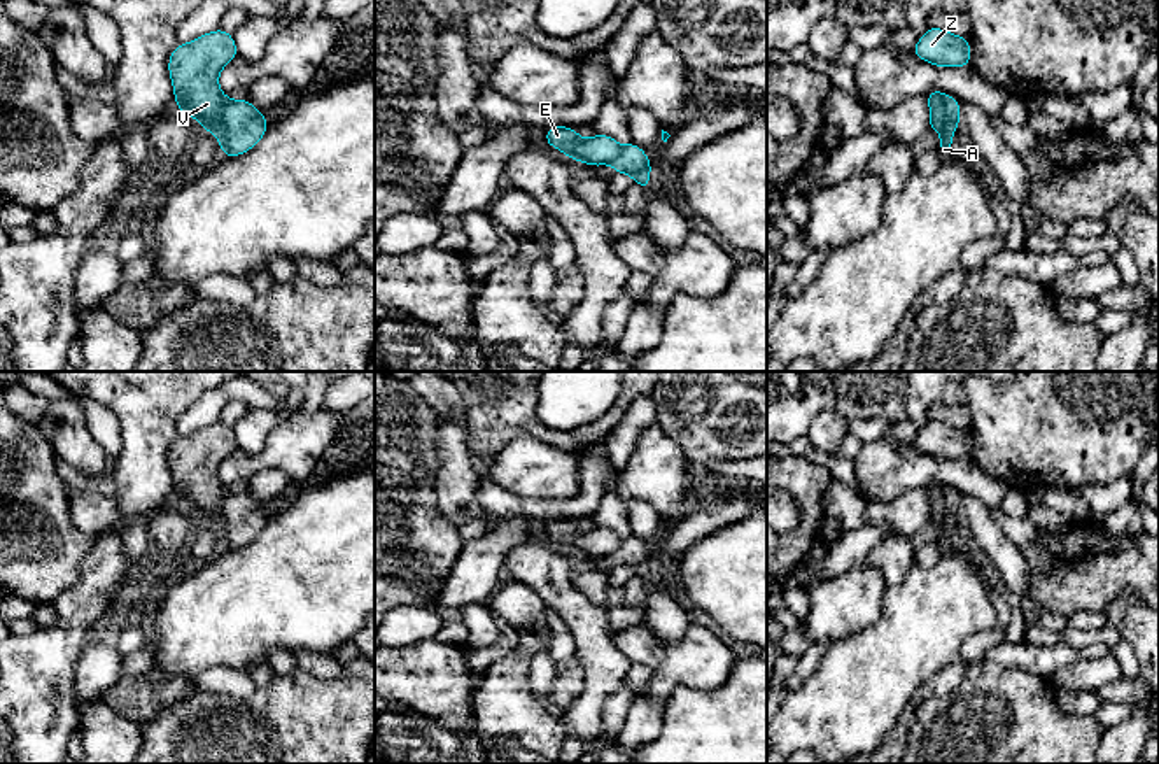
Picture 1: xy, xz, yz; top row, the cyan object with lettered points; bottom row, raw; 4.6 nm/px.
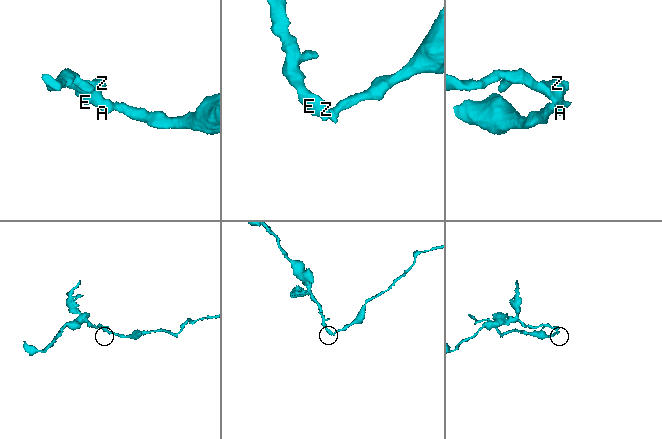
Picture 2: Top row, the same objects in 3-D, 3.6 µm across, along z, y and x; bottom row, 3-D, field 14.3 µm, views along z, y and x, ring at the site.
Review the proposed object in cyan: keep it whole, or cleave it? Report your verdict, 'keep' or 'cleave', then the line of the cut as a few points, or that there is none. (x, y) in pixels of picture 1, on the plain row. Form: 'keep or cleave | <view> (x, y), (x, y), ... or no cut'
cleave | xy (226, 491), (223, 526), (219, 530)

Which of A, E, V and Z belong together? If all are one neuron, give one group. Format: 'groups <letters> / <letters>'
groups A / E V Z

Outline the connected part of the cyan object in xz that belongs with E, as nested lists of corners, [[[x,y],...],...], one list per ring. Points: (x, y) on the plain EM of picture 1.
[[[548,519],[544,538],[553,538],[564,545],[564,548],[576,554],[601,559],[611,555],[622,547],[622,538],[609,527],[594,527],[590,531],[580,531],[576,520]]]

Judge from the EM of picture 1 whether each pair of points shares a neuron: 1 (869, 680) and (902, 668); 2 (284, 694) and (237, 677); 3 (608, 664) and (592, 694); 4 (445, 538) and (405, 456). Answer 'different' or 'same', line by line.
1: same
2: different
3: same
4: same

